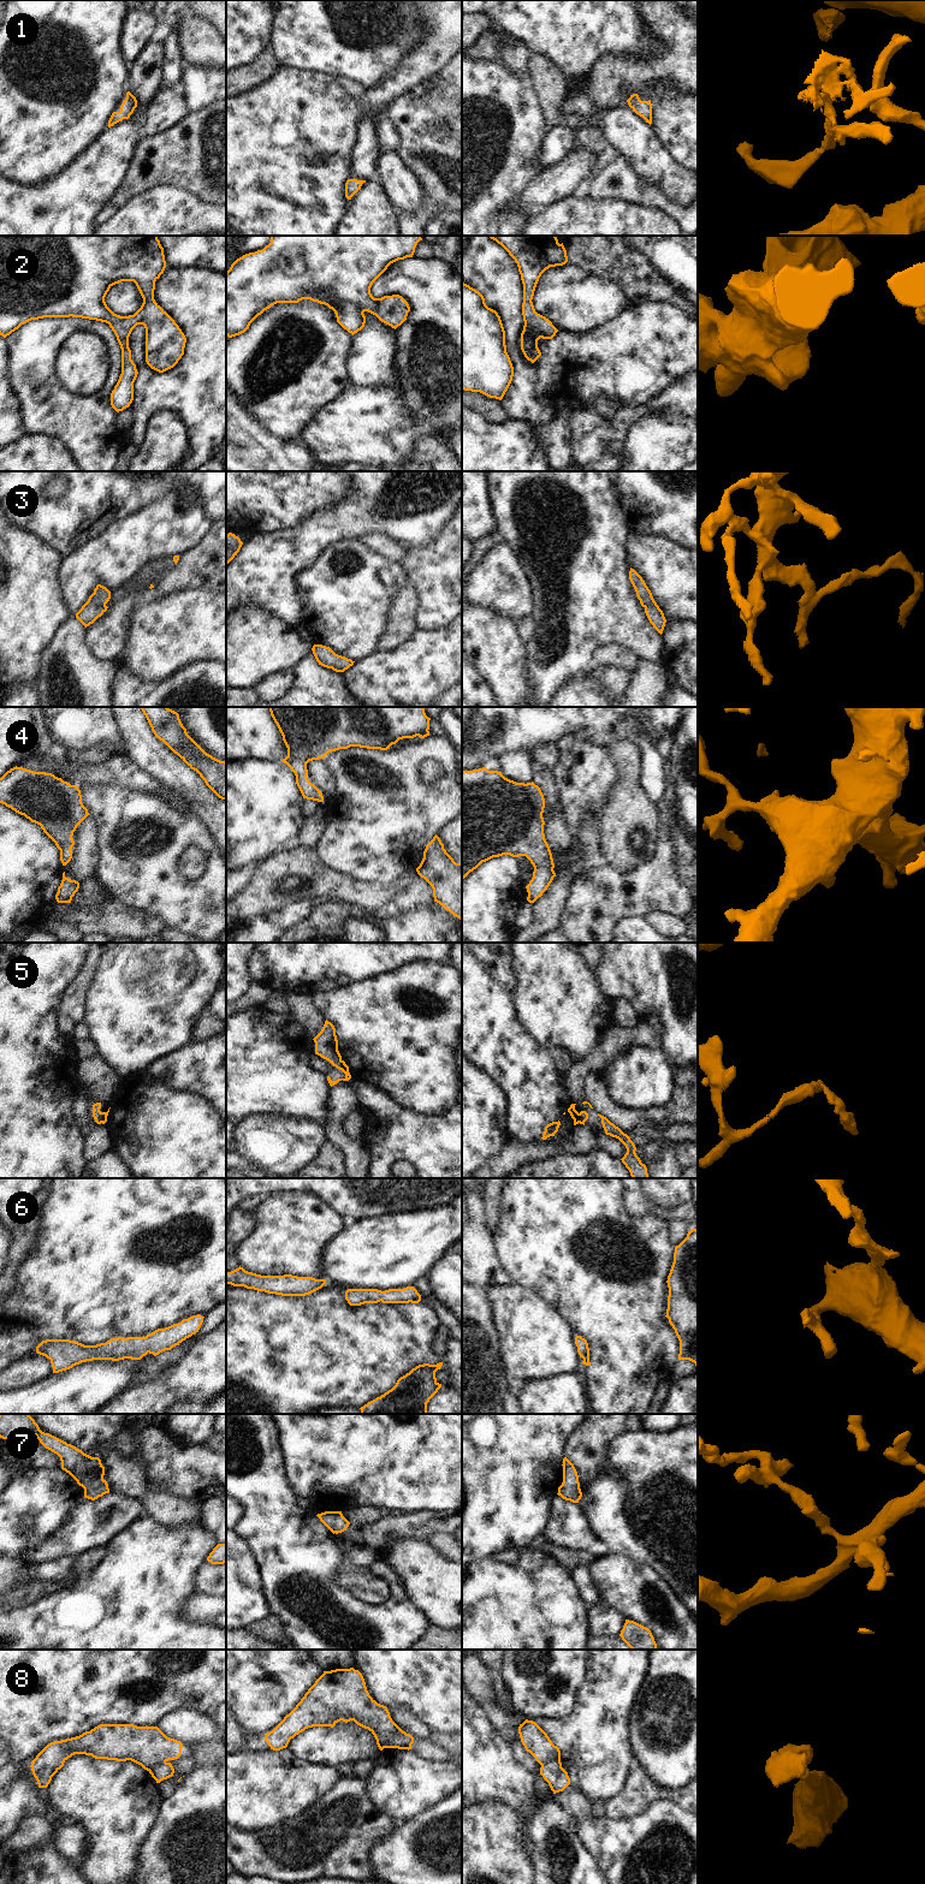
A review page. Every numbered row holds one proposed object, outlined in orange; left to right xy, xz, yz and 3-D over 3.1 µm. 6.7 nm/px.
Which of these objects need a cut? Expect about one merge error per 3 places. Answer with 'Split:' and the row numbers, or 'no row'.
Split: 8

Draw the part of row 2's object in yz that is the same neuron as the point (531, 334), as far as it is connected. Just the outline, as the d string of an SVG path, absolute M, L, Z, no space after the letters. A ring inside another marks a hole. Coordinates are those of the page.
M488 236L500 244L515 260L523 284L523 331L521 350L524 357L534 363L541 352L538 340L552 339L558 329L545 316L538 314L533 305L533 296L541 274L550 267L568 262L567 250L556 236Z

